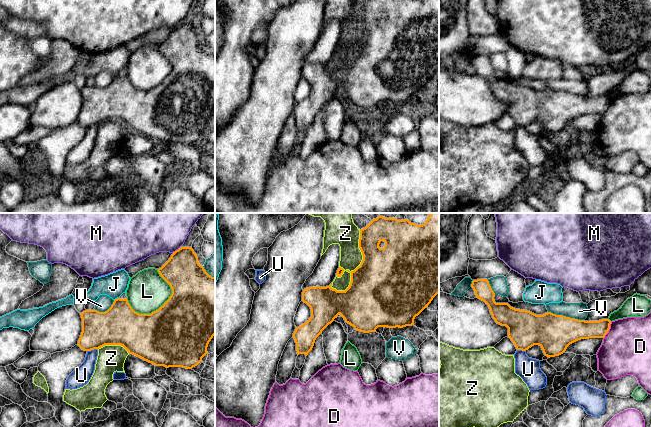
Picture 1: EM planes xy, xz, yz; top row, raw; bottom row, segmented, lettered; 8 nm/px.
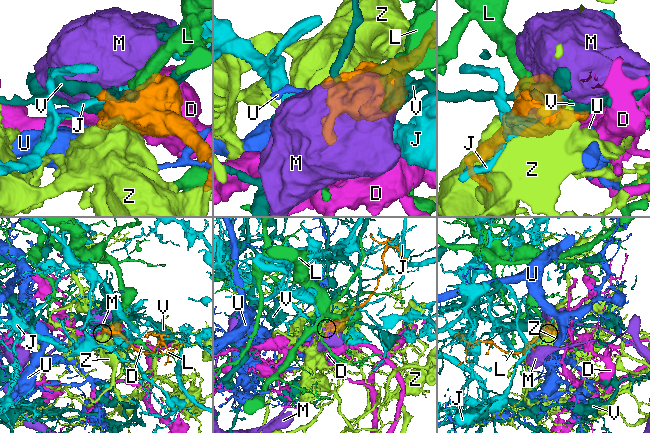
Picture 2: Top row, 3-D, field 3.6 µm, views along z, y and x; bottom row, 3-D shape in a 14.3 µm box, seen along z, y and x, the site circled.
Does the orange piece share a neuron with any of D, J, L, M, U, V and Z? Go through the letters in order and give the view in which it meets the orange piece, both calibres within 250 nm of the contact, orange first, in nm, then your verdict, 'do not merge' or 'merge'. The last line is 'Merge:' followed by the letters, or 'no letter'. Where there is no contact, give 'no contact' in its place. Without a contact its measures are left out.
D: contact in yz; calibres 160 and 400 nm; do not merge
J: contact in xy; calibres 320 and 190 nm; do not merge
L: contact in xy; calibres 500 and 320 nm; do not merge
M: contact in xy; calibres 300 and 460 nm; do not merge
U: contact in xy; calibres 280 and 150 nm; do not merge
V: contact in yz; calibres 300 and 130 nm; do not merge
Z: contact in xz; calibres 500 and 190 nm; do not merge
Merge: no letter

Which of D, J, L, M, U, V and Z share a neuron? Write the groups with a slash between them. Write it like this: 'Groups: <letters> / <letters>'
Groups: D / J / L / M / U / V / Z

